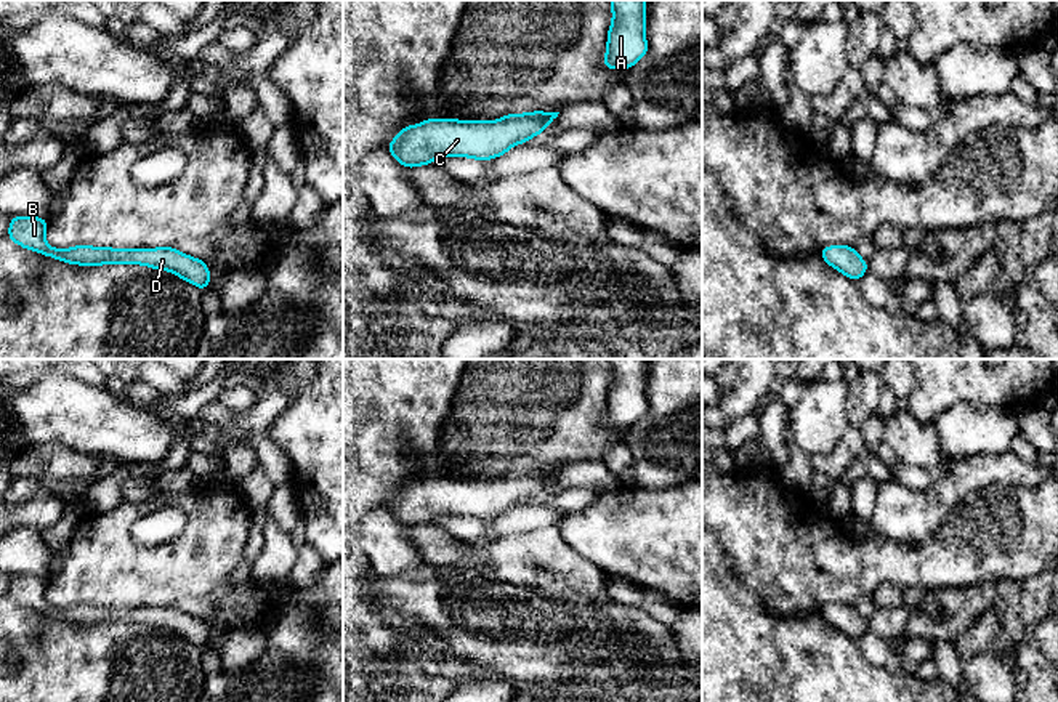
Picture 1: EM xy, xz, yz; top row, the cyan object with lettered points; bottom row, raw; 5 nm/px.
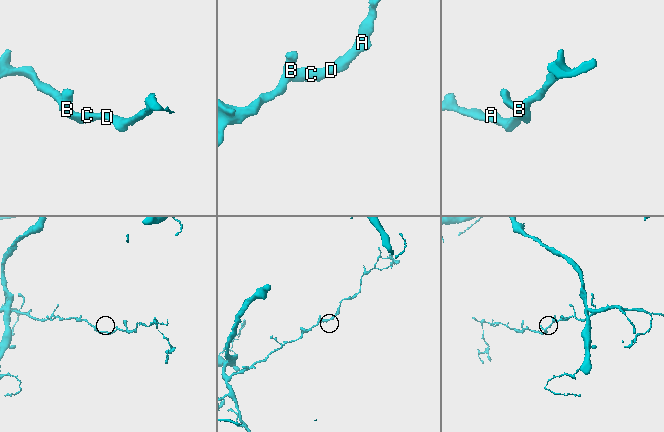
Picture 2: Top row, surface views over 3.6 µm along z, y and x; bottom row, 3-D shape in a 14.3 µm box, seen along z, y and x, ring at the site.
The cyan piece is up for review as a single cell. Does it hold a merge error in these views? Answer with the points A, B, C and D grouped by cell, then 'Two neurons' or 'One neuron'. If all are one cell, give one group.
Groups: A B C D. One neuron

